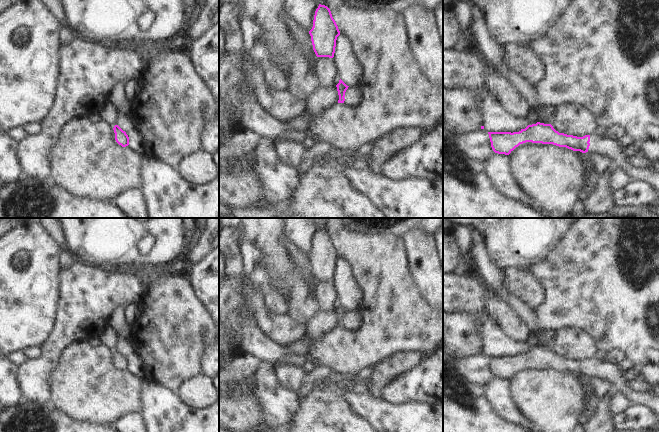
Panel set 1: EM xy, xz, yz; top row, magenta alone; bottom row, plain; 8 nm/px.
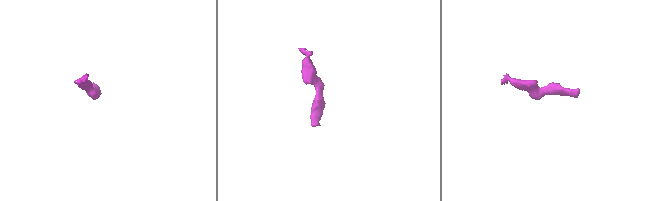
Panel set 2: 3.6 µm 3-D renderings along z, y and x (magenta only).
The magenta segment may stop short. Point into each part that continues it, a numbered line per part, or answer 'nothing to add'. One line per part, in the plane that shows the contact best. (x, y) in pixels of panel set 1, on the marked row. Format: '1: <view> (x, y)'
1: yz (608, 148)

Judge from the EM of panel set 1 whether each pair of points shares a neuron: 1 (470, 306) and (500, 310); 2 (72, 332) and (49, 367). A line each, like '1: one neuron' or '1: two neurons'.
1: two neurons
2: one neuron

